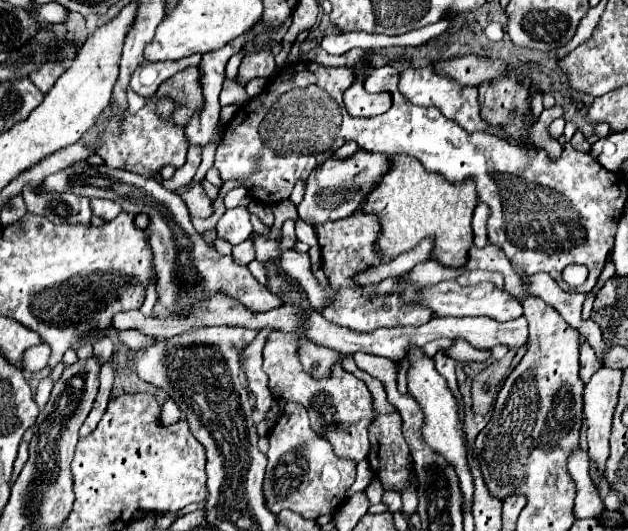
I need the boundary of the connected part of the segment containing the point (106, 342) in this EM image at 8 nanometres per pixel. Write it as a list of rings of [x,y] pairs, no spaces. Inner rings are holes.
[[[107,335],[98,338],[93,342],[93,353],[97,357],[101,366],[111,357],[113,350],[114,344]]]

